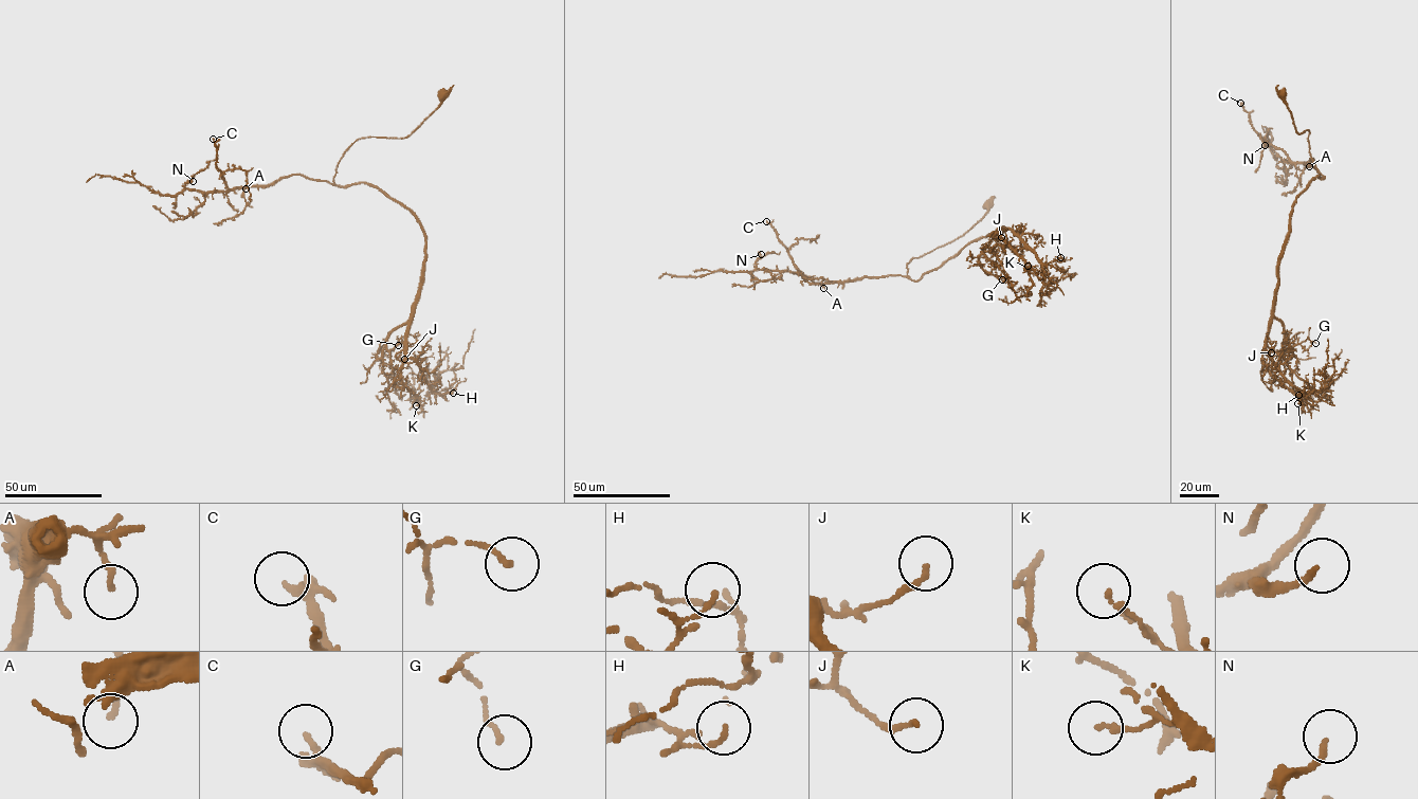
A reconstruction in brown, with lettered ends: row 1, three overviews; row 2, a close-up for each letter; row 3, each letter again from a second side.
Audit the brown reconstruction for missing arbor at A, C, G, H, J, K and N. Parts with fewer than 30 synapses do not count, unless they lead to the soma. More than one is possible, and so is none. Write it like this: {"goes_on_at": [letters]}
{"goes_on_at": ["C"]}

